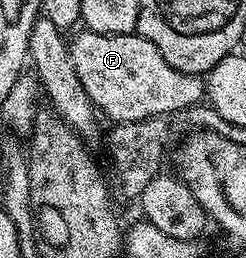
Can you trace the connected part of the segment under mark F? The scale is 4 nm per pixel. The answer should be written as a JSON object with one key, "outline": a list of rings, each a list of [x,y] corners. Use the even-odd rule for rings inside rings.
{"outline":[[[81,29],[74,39],[68,40],[71,61],[83,89],[87,89],[89,102],[102,116],[113,119],[114,124],[134,123],[140,119],[153,119],[156,115],[176,115],[179,111],[188,111],[190,107],[200,104],[206,94],[206,84],[202,76],[188,75],[163,61],[159,49],[151,45],[142,35],[104,35],[88,29]]]}

